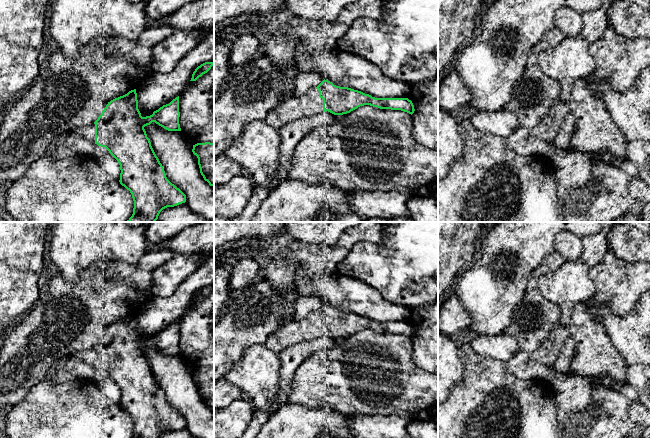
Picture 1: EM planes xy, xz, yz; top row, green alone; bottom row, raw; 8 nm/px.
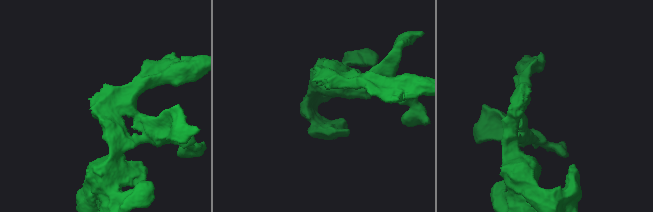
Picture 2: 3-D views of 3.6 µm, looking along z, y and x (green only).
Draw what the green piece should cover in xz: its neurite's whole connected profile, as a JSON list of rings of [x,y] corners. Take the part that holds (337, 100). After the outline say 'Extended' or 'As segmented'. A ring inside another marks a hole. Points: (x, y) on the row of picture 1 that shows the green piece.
[[[324,79],[307,94],[284,101],[267,114],[265,121],[279,129],[292,121],[325,111],[334,115],[343,115],[364,105],[401,110],[411,115],[415,111],[412,101],[408,98],[375,98],[358,90],[336,86]]]. Extended

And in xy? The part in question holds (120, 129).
[[[134,89],[108,102],[102,114],[91,125],[69,132],[75,132],[98,146],[105,147],[118,161],[121,170],[119,182],[130,191],[134,201],[133,214],[126,222],[155,222],[163,209],[186,202],[186,195],[167,179],[144,129],[155,122],[168,131],[181,131],[179,117],[179,96],[154,111],[152,115],[142,117]]]. Extended

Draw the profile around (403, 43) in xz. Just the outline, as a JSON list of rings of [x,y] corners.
[[[383,0],[380,18],[375,22],[357,18],[336,48],[364,58],[392,80],[429,82],[438,74],[438,0]]]

